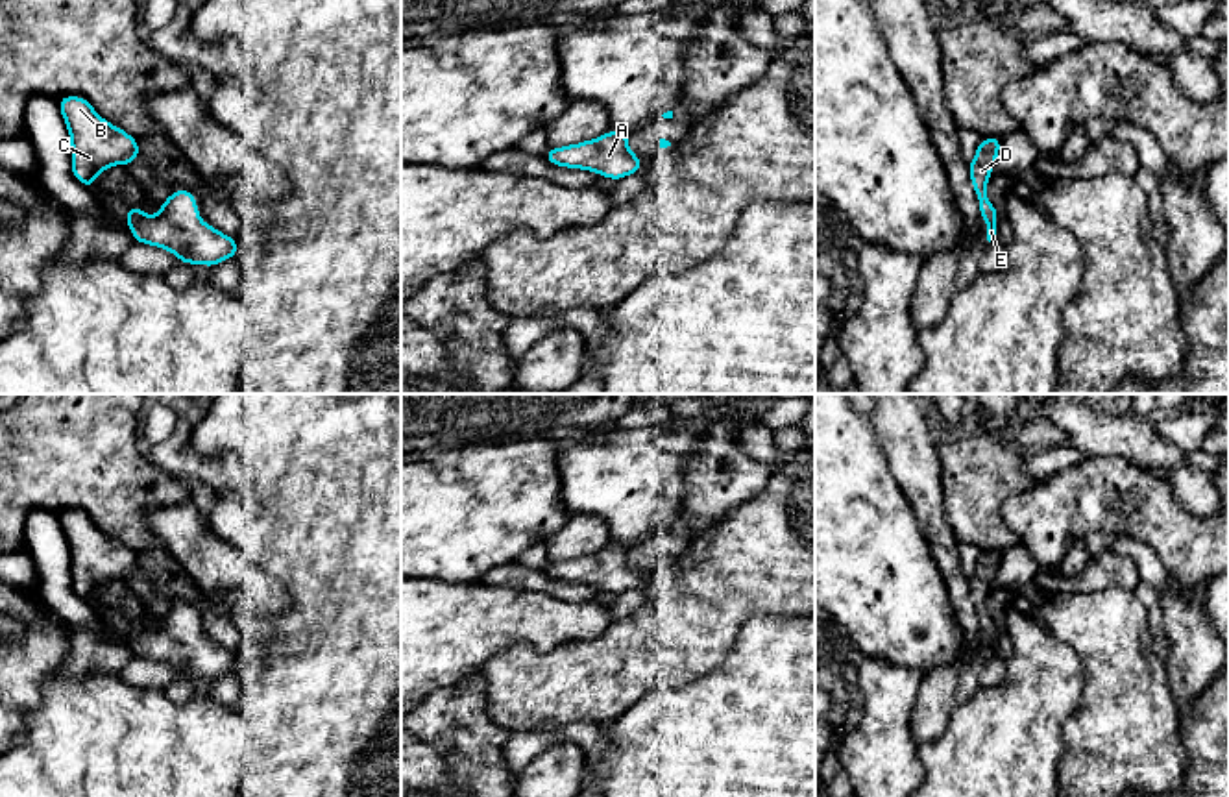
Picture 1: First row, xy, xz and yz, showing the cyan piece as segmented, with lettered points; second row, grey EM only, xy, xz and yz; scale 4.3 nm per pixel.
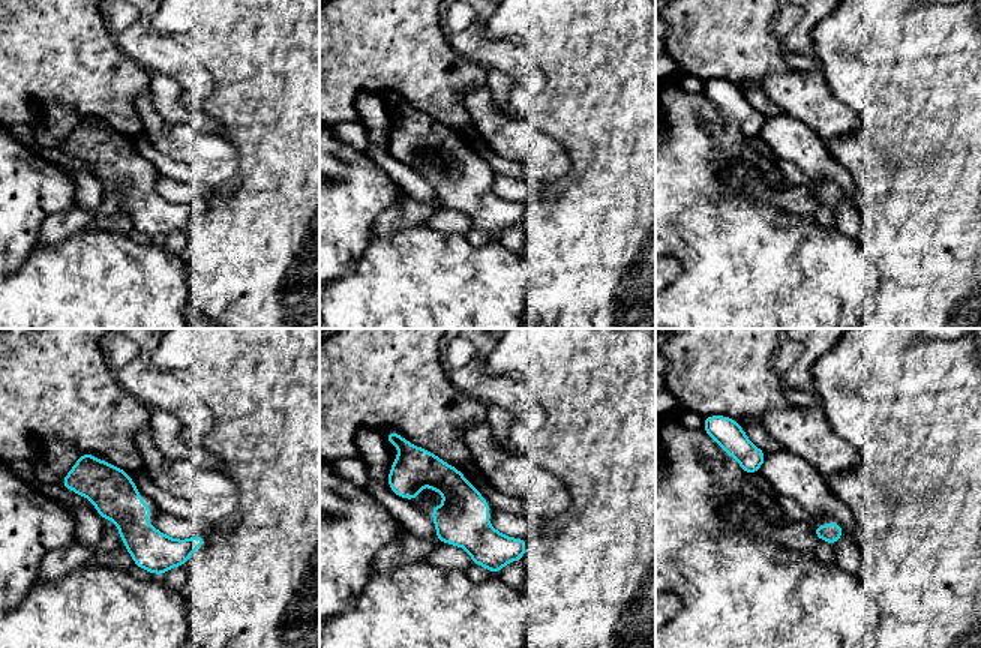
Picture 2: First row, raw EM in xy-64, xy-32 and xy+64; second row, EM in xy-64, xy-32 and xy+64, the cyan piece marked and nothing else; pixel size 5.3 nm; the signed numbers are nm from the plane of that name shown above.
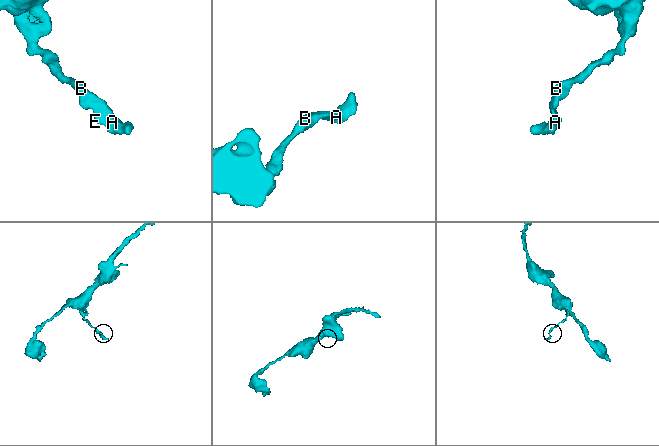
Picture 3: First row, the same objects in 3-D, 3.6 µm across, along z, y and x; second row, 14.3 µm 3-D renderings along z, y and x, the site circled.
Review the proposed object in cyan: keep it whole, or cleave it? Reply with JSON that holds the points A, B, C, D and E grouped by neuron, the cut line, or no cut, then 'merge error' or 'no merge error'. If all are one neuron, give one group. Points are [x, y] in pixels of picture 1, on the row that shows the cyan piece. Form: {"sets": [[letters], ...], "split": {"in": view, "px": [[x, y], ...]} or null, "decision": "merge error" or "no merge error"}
{"sets": [["A", "B", "C", "D", "E"]], "split": null, "decision": "no merge error"}

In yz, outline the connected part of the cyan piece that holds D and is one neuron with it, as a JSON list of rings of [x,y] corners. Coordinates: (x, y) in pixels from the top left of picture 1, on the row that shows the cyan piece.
[[[1002,137],[981,139],[980,146],[976,148],[976,157],[968,165],[968,174],[980,203],[980,215],[983,216],[987,226],[989,242],[996,235],[998,209],[989,202],[985,189],[989,176],[992,174],[992,166],[998,157],[1000,144],[1002,144]]]

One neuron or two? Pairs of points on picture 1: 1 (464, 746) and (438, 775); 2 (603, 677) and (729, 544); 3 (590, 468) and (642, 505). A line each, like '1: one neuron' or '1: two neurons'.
1: two neurons
2: one neuron
3: one neuron

